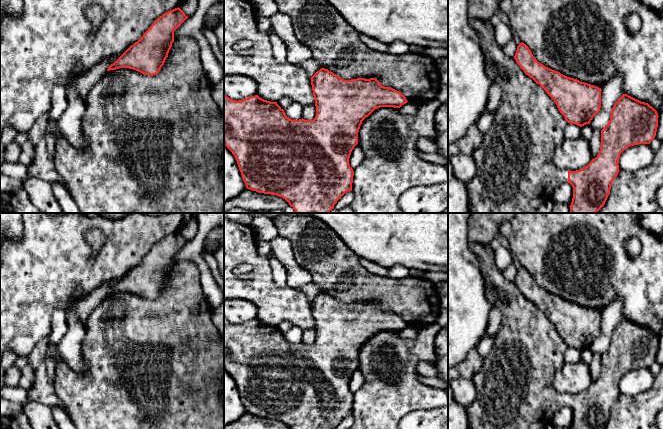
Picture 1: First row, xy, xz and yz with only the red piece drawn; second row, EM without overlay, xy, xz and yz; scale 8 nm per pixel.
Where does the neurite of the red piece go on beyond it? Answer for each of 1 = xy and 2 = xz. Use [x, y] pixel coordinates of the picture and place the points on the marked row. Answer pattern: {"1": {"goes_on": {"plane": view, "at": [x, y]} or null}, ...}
{"1": {"goes_on": null}, "2": {"goes_on": null}}

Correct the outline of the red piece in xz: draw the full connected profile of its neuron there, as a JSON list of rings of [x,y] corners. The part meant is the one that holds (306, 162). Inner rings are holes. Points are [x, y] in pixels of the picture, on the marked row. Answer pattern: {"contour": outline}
{"contour": [[[321,68],[311,77],[311,85],[316,106],[316,116],[313,120],[305,120],[303,118],[299,120],[292,120],[286,116],[284,110],[277,104],[277,102],[264,100],[258,95],[236,101],[230,99],[224,94],[224,145],[234,155],[247,189],[256,191],[258,193],[271,194],[282,197],[295,210],[295,213],[330,213],[330,211],[334,209],[334,205],[337,203],[337,201],[346,192],[352,191],[354,171],[350,167],[349,158],[352,150],[358,144],[358,132],[362,121],[368,117],[375,109],[380,107],[400,108],[408,101],[401,92],[390,87],[382,86],[376,78],[357,78],[344,80],[343,78],[337,76],[325,68]]]}

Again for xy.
{"contour": [[[179,7],[164,13],[107,71],[129,68],[144,75],[158,74],[174,42],[174,31],[187,18]]]}

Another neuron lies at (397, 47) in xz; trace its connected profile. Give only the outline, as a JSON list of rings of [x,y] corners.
[[[395,41],[389,44],[388,50],[386,51],[389,54],[404,54],[410,52],[409,46],[401,41]]]

